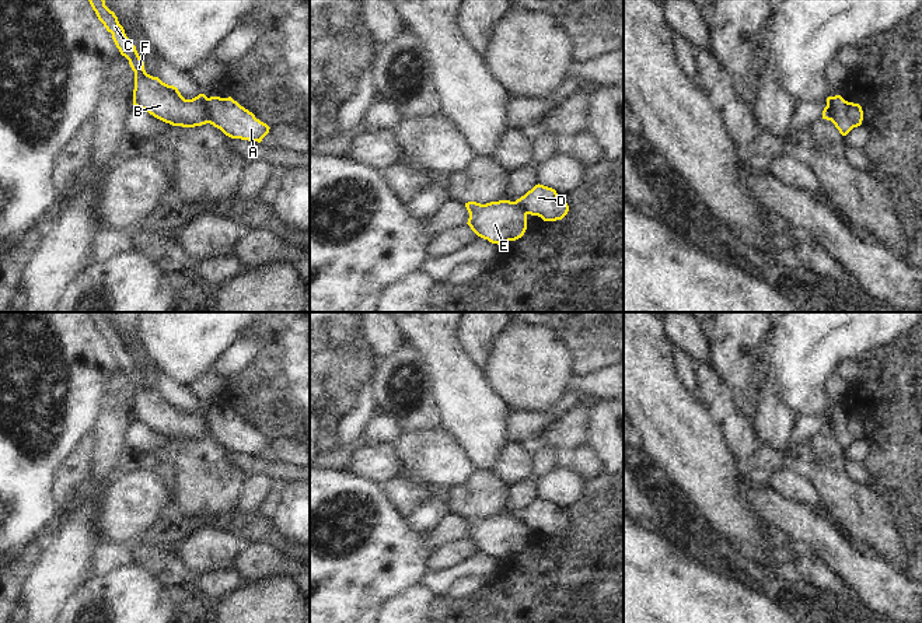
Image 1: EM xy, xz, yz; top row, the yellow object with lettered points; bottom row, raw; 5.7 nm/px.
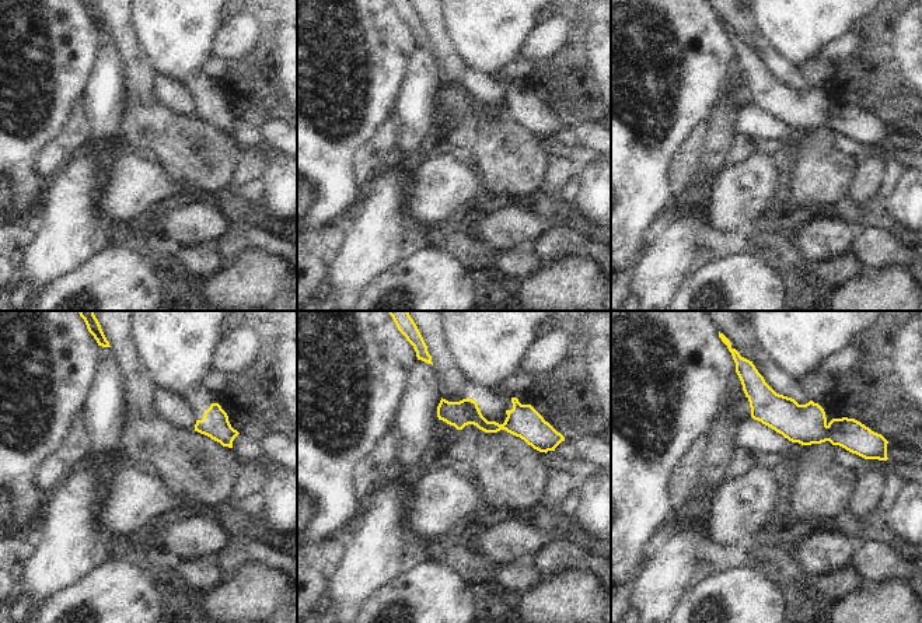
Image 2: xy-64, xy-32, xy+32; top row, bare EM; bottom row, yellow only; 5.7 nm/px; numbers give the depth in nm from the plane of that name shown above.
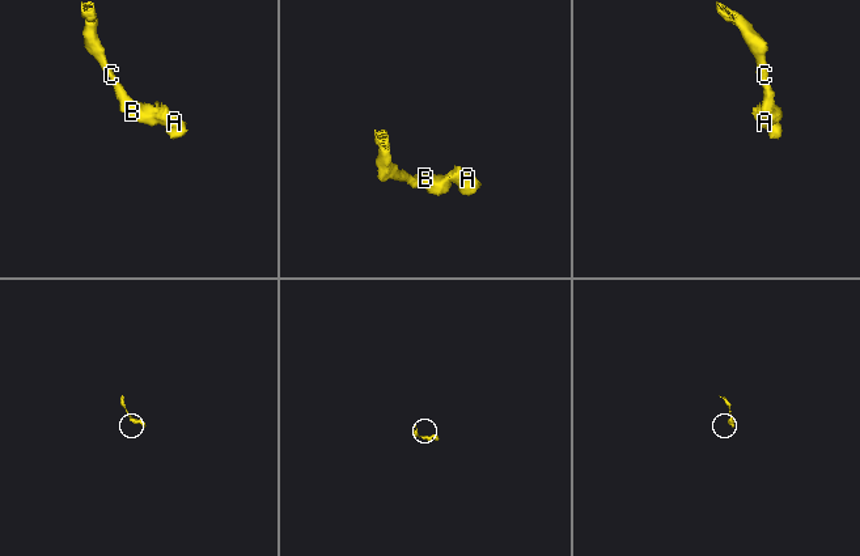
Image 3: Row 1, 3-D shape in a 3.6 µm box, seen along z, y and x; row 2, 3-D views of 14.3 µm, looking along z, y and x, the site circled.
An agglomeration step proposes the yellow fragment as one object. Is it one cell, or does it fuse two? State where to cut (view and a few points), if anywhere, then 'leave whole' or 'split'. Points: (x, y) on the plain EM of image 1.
cut in xy along (206, 412), (208, 433), (210, 436); split

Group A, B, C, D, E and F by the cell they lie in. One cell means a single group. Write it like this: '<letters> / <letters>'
A D / B C E F

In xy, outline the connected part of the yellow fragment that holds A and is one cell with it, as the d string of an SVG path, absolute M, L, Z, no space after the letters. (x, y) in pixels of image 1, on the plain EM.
M231 410L207 412L207 433L210 438L220 442L231 452L241 452L261 456L269 447L269 440L255 431L252 426L241 420Z

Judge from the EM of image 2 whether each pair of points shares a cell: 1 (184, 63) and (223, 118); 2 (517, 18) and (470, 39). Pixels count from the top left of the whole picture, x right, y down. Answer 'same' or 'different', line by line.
1: same
2: same

